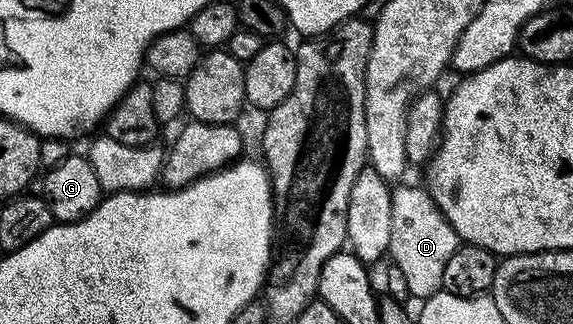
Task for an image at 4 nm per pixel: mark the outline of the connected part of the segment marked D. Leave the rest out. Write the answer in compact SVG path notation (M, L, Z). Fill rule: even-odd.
M396 185L391 192L391 242L388 255L407 278L410 297L426 300L442 289L444 267L459 246L459 237L435 206L426 187L403 185Z

